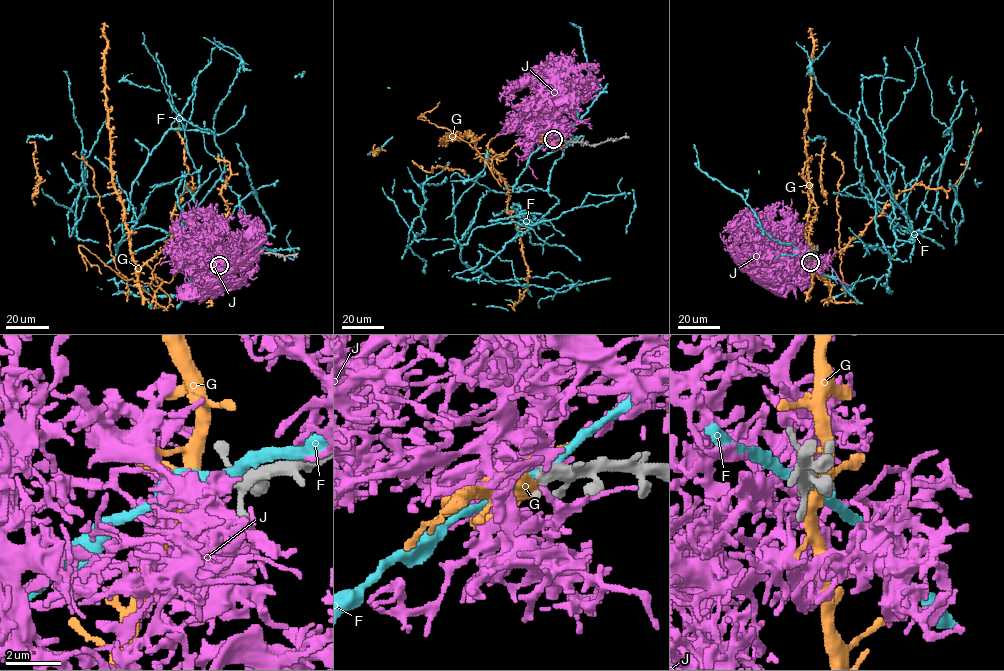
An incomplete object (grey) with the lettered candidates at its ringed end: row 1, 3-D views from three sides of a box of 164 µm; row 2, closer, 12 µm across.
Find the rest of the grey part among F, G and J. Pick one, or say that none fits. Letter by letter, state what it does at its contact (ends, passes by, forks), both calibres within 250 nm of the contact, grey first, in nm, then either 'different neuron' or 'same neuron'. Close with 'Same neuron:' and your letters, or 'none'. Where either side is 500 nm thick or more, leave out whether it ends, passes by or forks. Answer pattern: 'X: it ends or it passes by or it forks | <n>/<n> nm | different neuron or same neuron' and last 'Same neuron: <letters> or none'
F: it passes by | 420/360 nm | different neuron
G: it forks | 480/400 nm | different neuron
J: it passes by | 360/200 nm | different neuron
Same neuron: none

